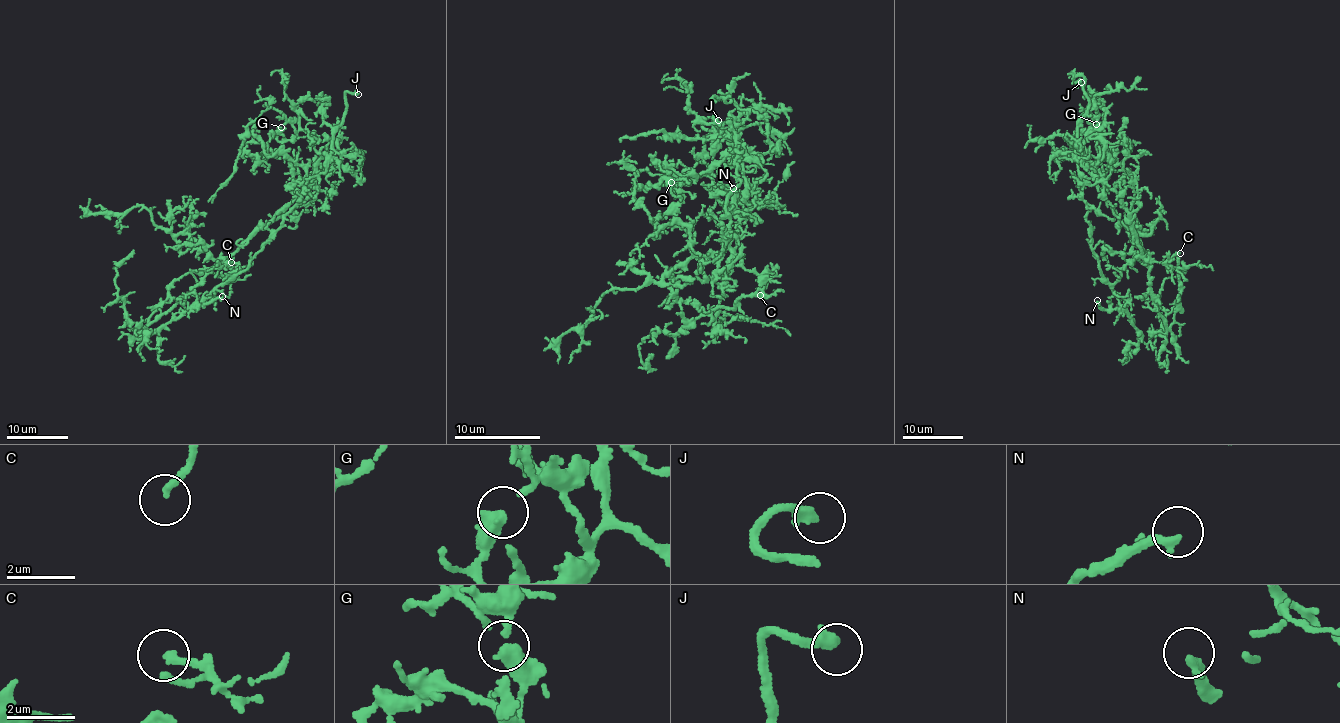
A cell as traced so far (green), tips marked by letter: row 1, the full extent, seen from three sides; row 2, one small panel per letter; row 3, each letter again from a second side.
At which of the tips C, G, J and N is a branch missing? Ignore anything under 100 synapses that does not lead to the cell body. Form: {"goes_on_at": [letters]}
{"goes_on_at": ["J"]}

